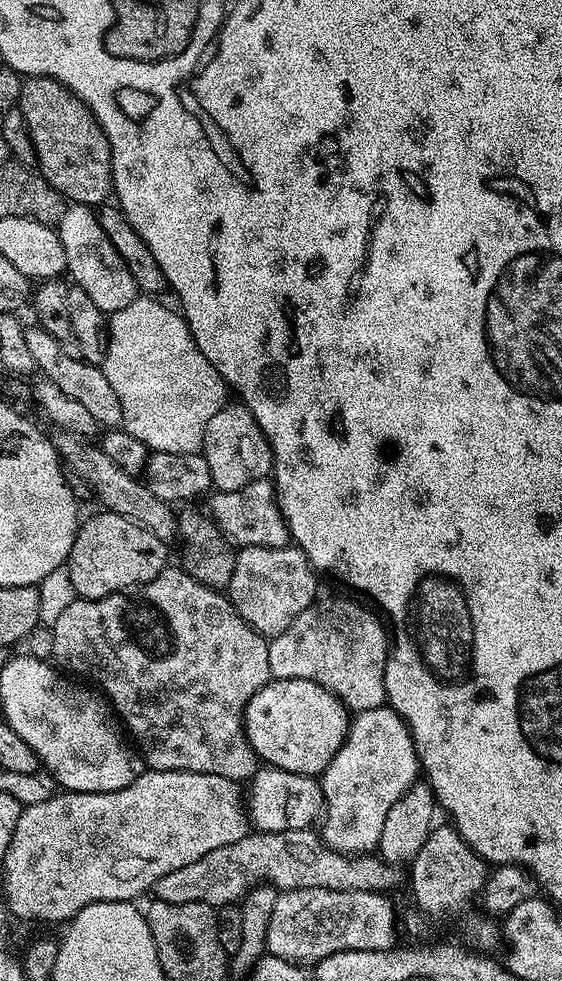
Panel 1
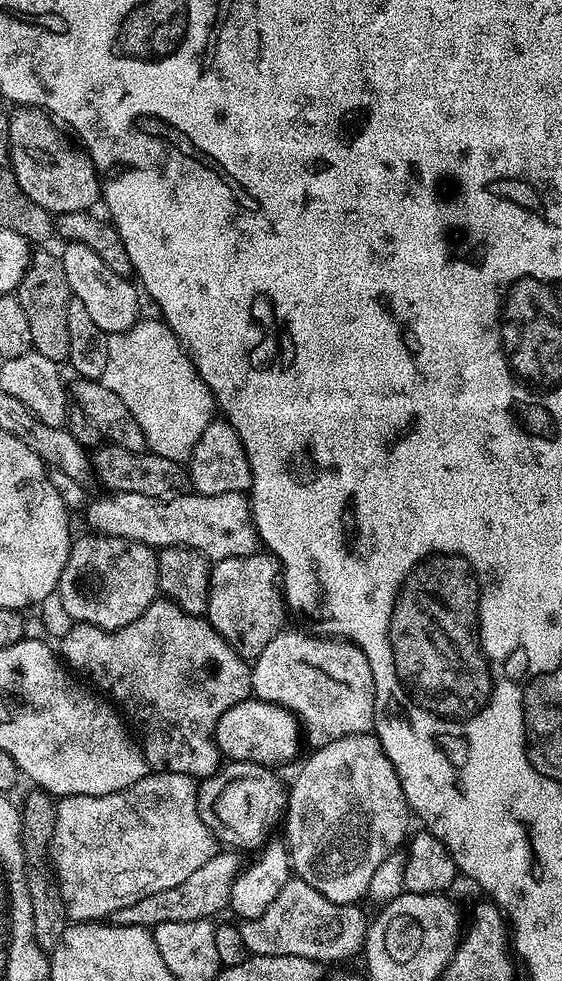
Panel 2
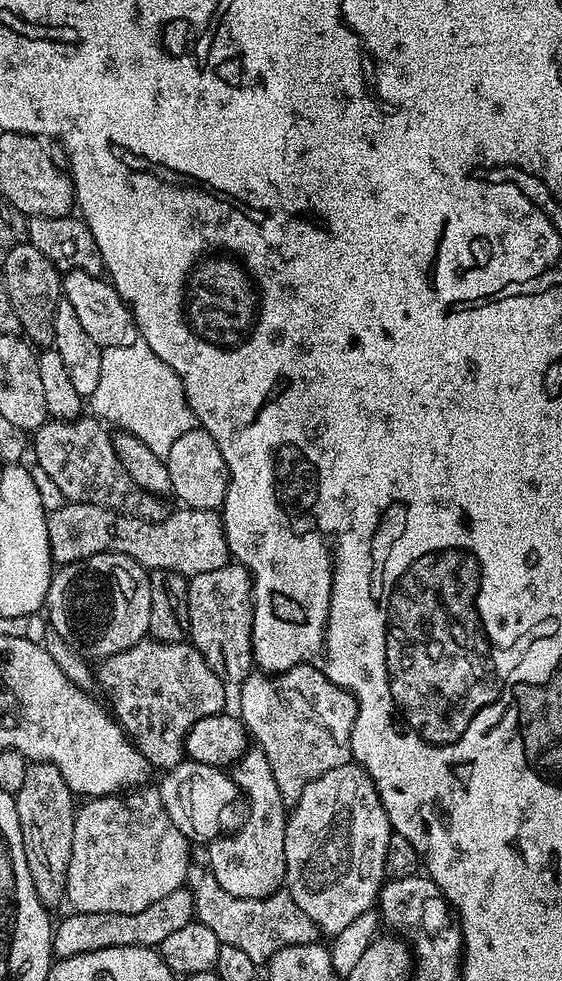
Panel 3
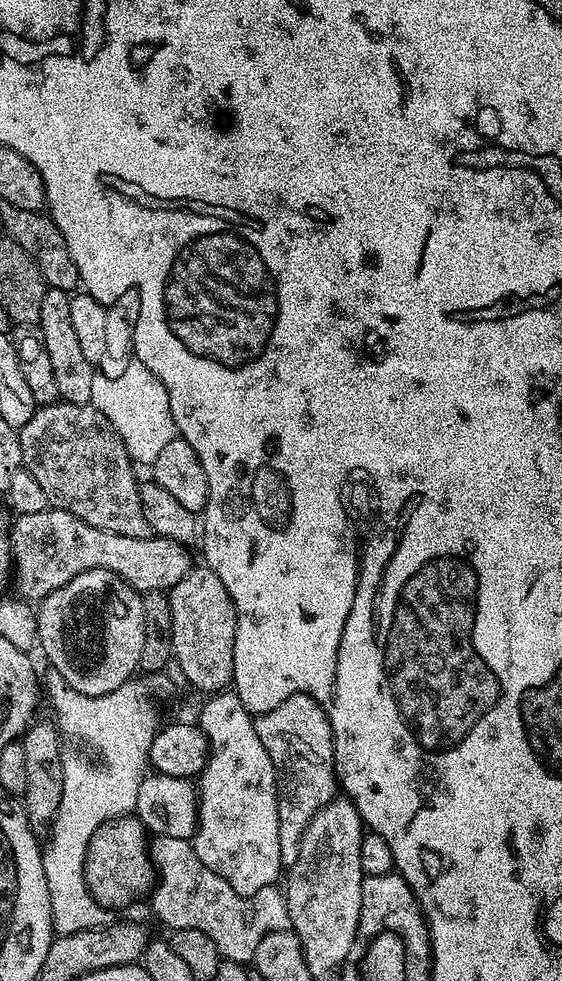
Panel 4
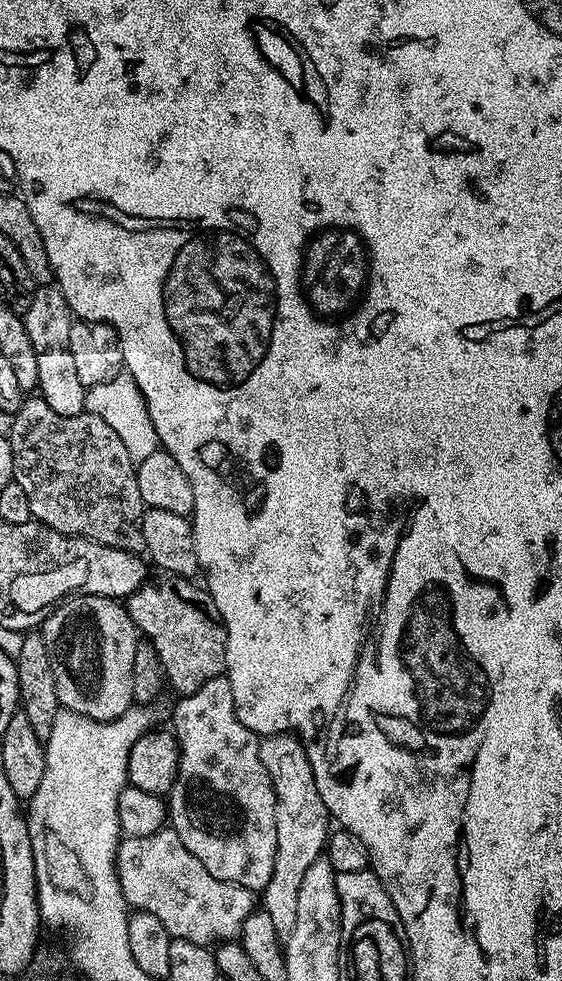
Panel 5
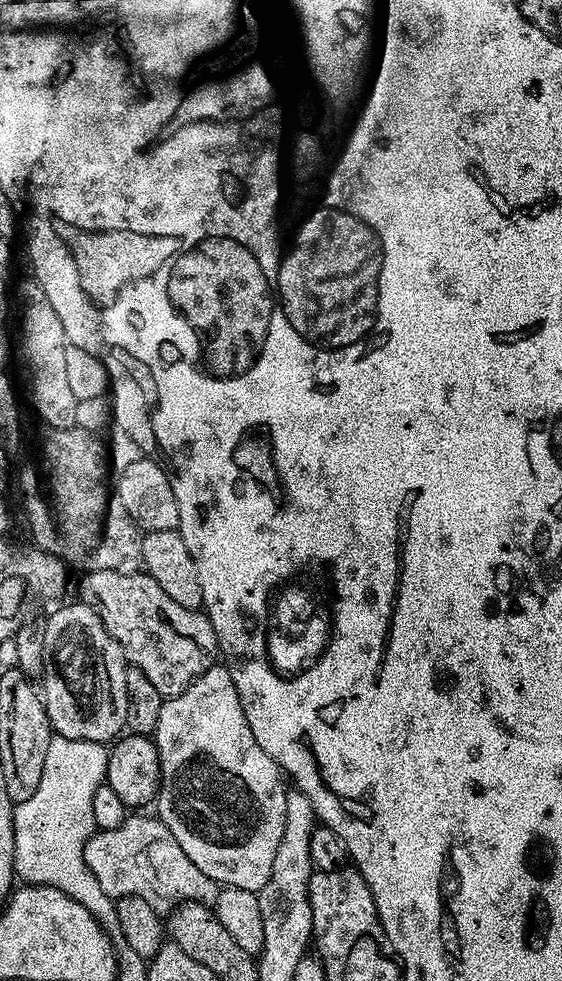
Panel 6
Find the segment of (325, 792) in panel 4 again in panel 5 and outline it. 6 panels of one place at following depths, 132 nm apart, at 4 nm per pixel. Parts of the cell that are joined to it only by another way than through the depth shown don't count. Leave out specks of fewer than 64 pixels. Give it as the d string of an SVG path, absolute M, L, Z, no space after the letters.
M281 734L266 736L260 740L260 757L262 766L266 766L266 774L270 774L270 782L276 795L276 829L278 842L274 854L274 874L270 874L270 882L262 890L262 910L270 914L274 921L274 930L278 930L281 938L286 938L294 930L294 921L298 914L298 890L302 890L302 878L306 878L306 870L316 860L321 859L330 835L330 817L322 802L322 794L318 794L318 786L314 778L314 770L308 761L308 751L304 749L299 735Z

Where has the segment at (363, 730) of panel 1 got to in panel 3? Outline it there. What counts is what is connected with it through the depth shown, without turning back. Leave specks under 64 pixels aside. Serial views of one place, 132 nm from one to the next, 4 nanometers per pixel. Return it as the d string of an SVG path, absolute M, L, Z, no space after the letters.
M355 762L314 778L291 805L284 839L286 891L325 937L346 930L358 914L377 903L386 880L386 846L393 834L374 782Z

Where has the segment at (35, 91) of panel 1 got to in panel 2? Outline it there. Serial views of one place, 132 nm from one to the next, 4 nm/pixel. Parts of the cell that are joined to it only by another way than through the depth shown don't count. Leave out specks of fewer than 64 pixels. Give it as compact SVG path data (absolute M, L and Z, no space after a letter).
M16 106L8 112L10 122L10 169L17 179L20 192L36 202L42 209L51 214L62 212L86 212L95 209L101 199L100 173L92 165L92 159L87 152L71 148L64 141L64 136L59 132L57 121L49 116L42 108L25 108Z

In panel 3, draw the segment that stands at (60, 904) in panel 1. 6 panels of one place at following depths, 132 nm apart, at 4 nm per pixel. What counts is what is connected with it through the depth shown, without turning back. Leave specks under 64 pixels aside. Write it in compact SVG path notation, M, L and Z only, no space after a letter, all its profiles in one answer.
M155 787L85 799L76 810L67 903L72 903L71 907L77 912L138 914L138 910L146 910L146 906L158 902L158 898L166 898L166 894L174 894L174 890L185 887L190 867L188 843L189 837L182 835L174 822L170 822Z

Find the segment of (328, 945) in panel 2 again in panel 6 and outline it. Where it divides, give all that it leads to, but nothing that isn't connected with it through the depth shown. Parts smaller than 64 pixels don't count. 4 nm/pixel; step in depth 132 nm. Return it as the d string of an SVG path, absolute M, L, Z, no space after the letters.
M144 814L129 815L122 826L114 830L97 830L86 842L86 866L90 866L90 874L98 878L98 886L102 886L102 890L106 890L115 901L124 896L143 898L161 914L171 914L177 904L185 904L187 900L215 905L218 895L216 881L206 878L206 874L186 858L174 834L170 834L159 818L140 815Z

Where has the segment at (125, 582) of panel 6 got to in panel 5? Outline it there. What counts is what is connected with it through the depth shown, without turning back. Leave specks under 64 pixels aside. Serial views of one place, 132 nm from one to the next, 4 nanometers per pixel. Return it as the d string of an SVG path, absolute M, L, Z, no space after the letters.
M164 578L161 584L152 583L145 583L134 595L127 597L126 607L130 618L136 624L137 633L158 650L158 658L164 667L164 679L170 688L173 688L176 694L196 692L202 686L206 686L206 682L225 671L228 631L220 621L214 598L209 594L207 587L199 583L192 584L196 582L188 578Z

